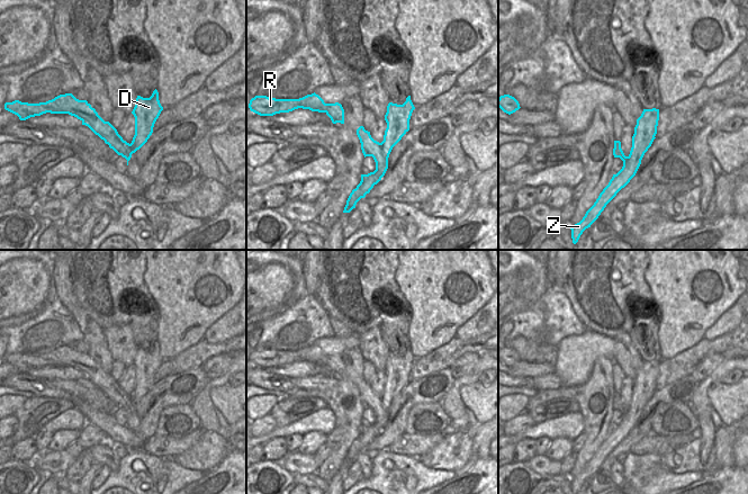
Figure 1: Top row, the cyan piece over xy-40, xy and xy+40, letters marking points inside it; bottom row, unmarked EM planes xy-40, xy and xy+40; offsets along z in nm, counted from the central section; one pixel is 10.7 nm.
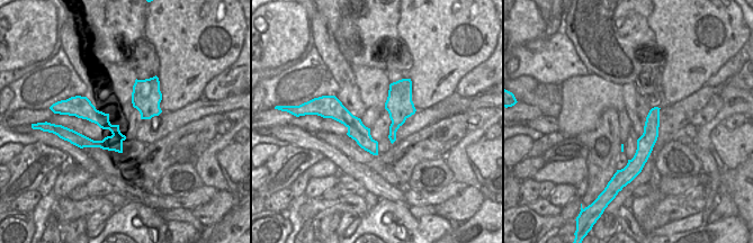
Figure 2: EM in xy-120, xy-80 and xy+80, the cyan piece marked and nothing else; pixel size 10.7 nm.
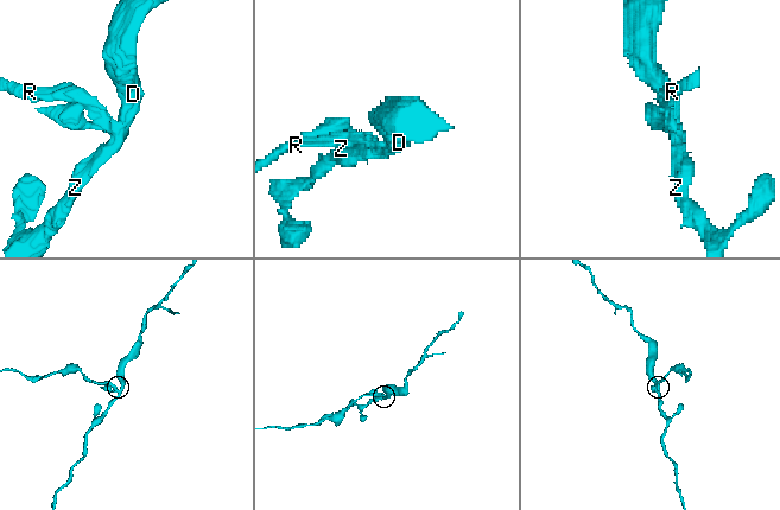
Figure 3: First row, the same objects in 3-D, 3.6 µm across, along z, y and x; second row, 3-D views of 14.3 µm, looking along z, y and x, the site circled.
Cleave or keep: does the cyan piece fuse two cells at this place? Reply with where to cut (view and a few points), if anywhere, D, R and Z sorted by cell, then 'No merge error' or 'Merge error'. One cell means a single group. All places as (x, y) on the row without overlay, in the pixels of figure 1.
Split along xy (381, 395), (374, 400), (372, 409). Groups: D Z / R. Merge error

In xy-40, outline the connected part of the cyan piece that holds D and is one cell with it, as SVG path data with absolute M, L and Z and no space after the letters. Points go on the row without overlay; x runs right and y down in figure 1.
M155 341L150 350L137 348L132 366L135 369L135 387L129 397L121 399L121 408L128 413L132 406L139 402L153 385L153 379L163 359L159 352L159 344Z

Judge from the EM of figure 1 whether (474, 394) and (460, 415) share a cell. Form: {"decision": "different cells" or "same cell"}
{"decision": "different cells"}

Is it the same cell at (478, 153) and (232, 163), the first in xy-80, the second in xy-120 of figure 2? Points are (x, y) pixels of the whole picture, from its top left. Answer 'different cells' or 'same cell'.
same cell

